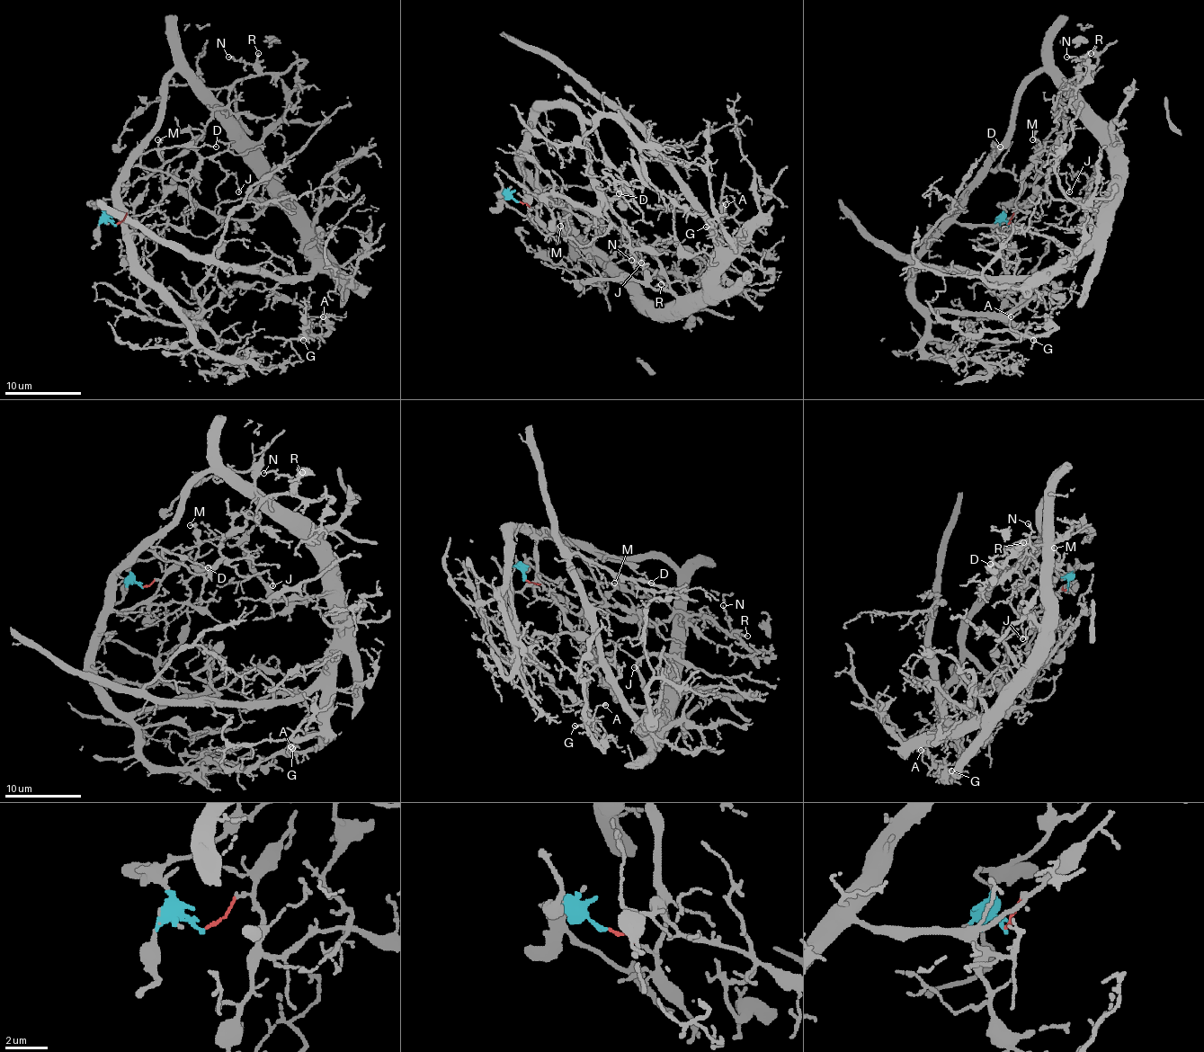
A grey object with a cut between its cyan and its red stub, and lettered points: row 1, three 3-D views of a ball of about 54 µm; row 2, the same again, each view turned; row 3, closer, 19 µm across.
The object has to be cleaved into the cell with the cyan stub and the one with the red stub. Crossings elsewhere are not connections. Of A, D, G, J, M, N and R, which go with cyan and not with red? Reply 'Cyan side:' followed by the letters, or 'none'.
Cyan side: J, M, N, R

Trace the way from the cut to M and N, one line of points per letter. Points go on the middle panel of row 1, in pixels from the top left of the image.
M: (517, 200), (506, 197), (504, 200), (540, 229), (557, 229), (563, 235), (561, 226)
N: (517, 200), (504, 200), (540, 229), (557, 229), (607, 258), (628, 246), (660, 272), (646, 279), (631, 260)

